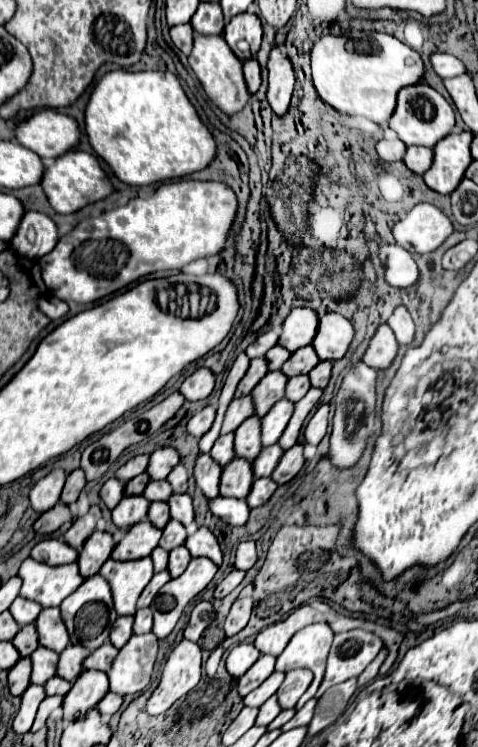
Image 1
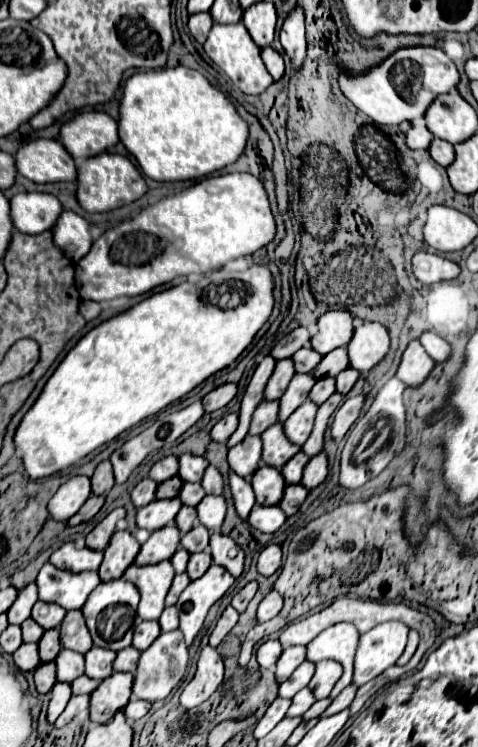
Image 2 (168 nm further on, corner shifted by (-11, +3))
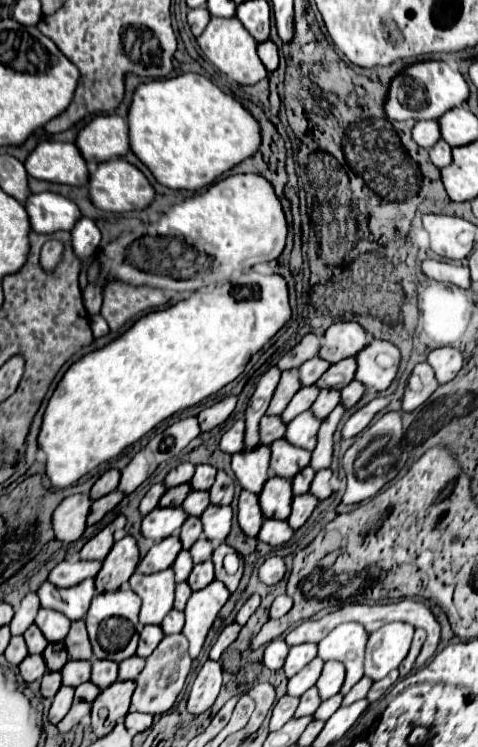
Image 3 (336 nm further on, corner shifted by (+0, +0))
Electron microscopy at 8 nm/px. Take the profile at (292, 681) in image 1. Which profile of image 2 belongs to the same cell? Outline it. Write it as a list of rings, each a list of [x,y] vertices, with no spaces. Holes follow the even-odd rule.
[[[320,660],[316,664],[316,674],[314,678],[310,680],[308,688],[314,692],[314,696],[320,700],[320,698],[328,698],[328,694],[332,692],[334,684],[340,680],[344,668],[342,664],[338,664],[336,660]]]

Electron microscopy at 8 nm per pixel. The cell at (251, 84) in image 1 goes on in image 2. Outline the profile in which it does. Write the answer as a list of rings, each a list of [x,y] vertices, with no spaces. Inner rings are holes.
[[[268,46],[268,48],[262,50],[262,58],[264,58],[264,64],[266,64],[268,72],[272,74],[272,78],[280,80],[282,74],[284,74],[284,60],[282,60],[282,56],[272,46]]]

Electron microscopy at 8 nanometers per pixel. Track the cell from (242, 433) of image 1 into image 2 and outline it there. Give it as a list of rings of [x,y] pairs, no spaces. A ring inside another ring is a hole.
[[[274,424],[270,426],[264,434],[262,434],[262,440],[264,440],[264,452],[262,452],[262,462],[266,466],[272,466],[272,468],[282,468],[294,454],[298,454],[302,450],[302,446],[296,446],[292,444],[284,430],[282,430],[282,424]]]

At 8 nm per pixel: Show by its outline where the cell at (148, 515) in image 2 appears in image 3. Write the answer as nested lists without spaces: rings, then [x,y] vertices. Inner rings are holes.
[[[157,507],[141,521],[141,535],[153,541],[161,541],[169,535],[175,535],[183,521],[187,519],[181,507]]]

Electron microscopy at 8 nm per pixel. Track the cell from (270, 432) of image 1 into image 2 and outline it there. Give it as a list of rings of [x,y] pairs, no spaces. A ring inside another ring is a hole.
[[[306,400],[286,422],[284,422],[284,432],[288,436],[288,440],[292,440],[294,444],[304,444],[314,428],[314,416],[316,416],[318,406],[312,404],[310,400]]]

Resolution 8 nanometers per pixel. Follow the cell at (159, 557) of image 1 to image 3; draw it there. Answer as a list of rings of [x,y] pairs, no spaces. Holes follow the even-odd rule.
[[[181,549],[179,555],[177,555],[177,559],[175,559],[175,563],[173,563],[173,567],[171,567],[171,569],[175,571],[175,579],[177,579],[177,583],[179,583],[179,581],[185,581],[185,579],[189,577],[191,567],[193,567],[193,561],[191,561],[189,551]]]

